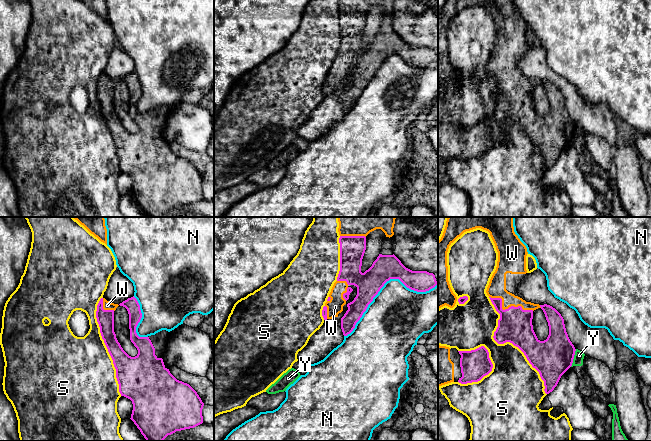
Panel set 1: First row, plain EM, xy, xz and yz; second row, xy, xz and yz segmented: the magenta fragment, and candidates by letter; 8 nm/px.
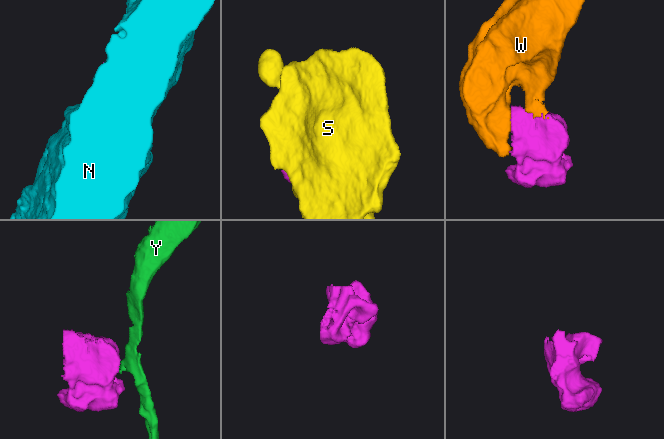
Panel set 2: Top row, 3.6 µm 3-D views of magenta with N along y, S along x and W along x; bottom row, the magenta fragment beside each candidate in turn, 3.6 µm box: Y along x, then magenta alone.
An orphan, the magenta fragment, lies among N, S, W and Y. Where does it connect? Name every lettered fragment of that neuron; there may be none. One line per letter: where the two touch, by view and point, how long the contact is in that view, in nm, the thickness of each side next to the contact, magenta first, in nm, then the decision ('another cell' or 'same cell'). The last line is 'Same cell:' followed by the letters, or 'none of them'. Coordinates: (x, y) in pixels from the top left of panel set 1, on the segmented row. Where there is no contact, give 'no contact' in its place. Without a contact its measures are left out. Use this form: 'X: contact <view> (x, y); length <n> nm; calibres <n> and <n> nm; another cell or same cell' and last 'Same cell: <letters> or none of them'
N: contact xz (383, 285); length 850 nm; calibres 200 and 440 nm; another cell
S: contact yz (508, 341); length 900 nm; calibres 280 and 320 nm; another cell
W: contact yz (507, 309); length 380 nm; calibres 280 and 140 nm; same cell
Y: contact yz (573, 358); length 150 nm; calibres 300 and 80 nm; another cell
Same cell: W

